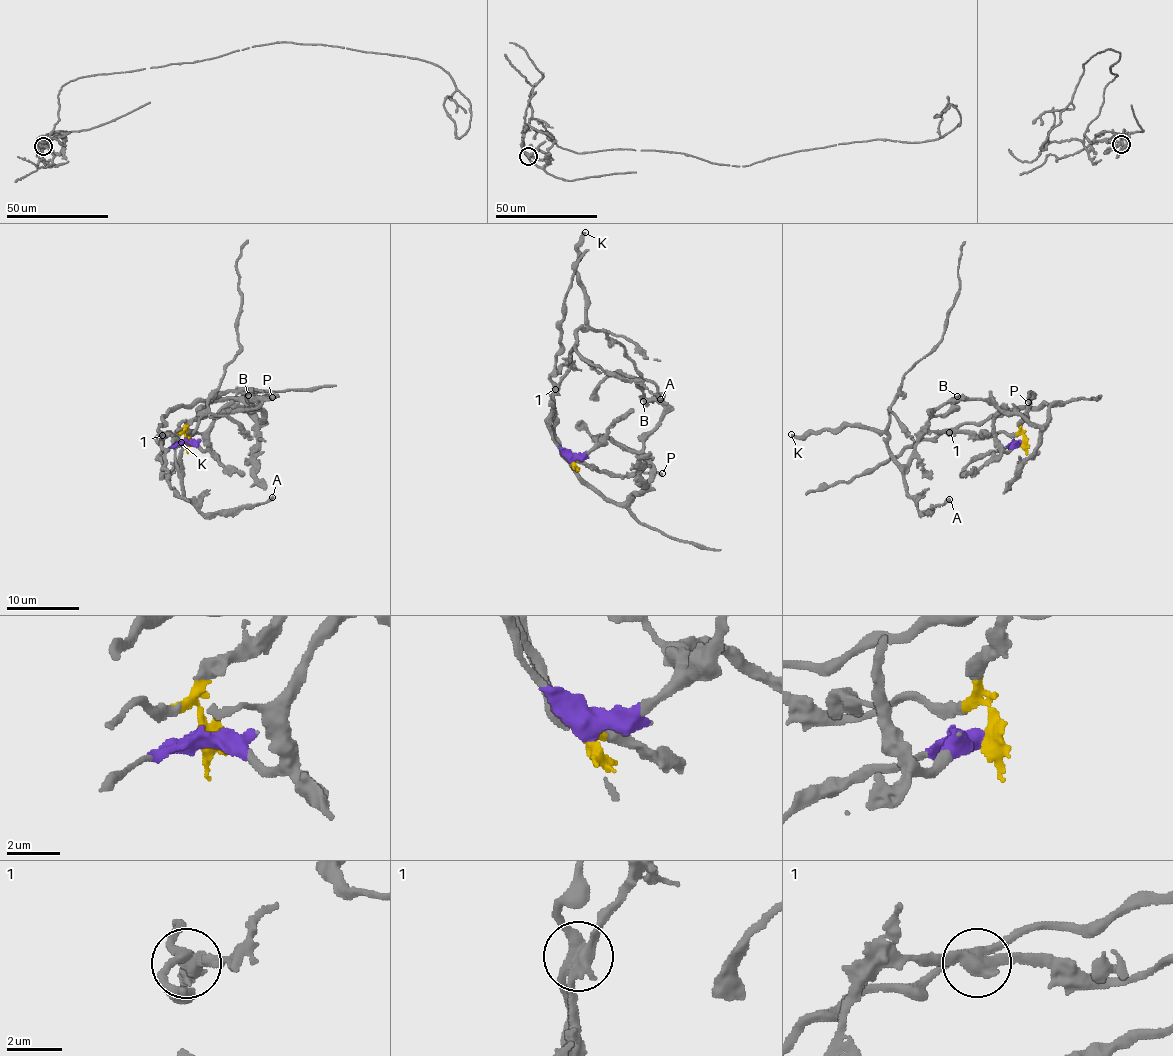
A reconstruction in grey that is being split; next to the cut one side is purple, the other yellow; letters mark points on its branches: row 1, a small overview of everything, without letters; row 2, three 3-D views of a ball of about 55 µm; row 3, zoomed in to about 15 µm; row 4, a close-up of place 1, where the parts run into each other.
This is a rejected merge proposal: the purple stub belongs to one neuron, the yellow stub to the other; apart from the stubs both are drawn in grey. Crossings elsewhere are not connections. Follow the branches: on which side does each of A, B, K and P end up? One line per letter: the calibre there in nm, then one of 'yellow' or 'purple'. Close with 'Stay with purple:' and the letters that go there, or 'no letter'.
A: 320 nm thick; yellow
B: 600 nm thick; purple
K: 280 nm thick; yellow
P: 240 nm thick; yellow
Stay with purple: B

